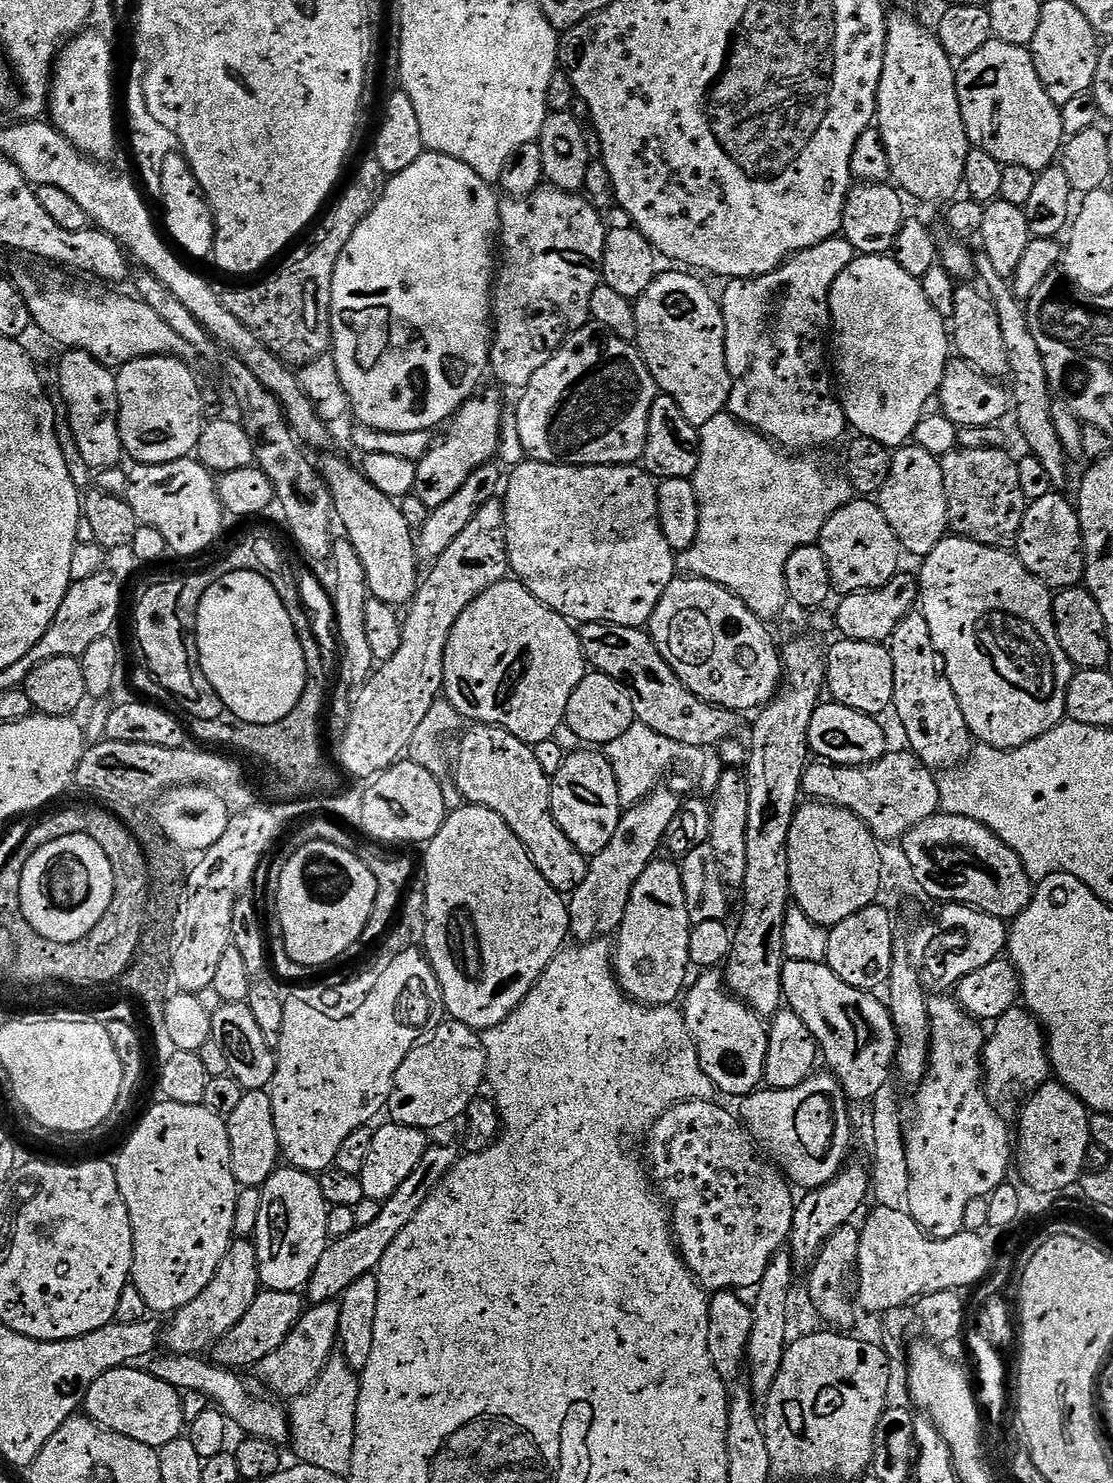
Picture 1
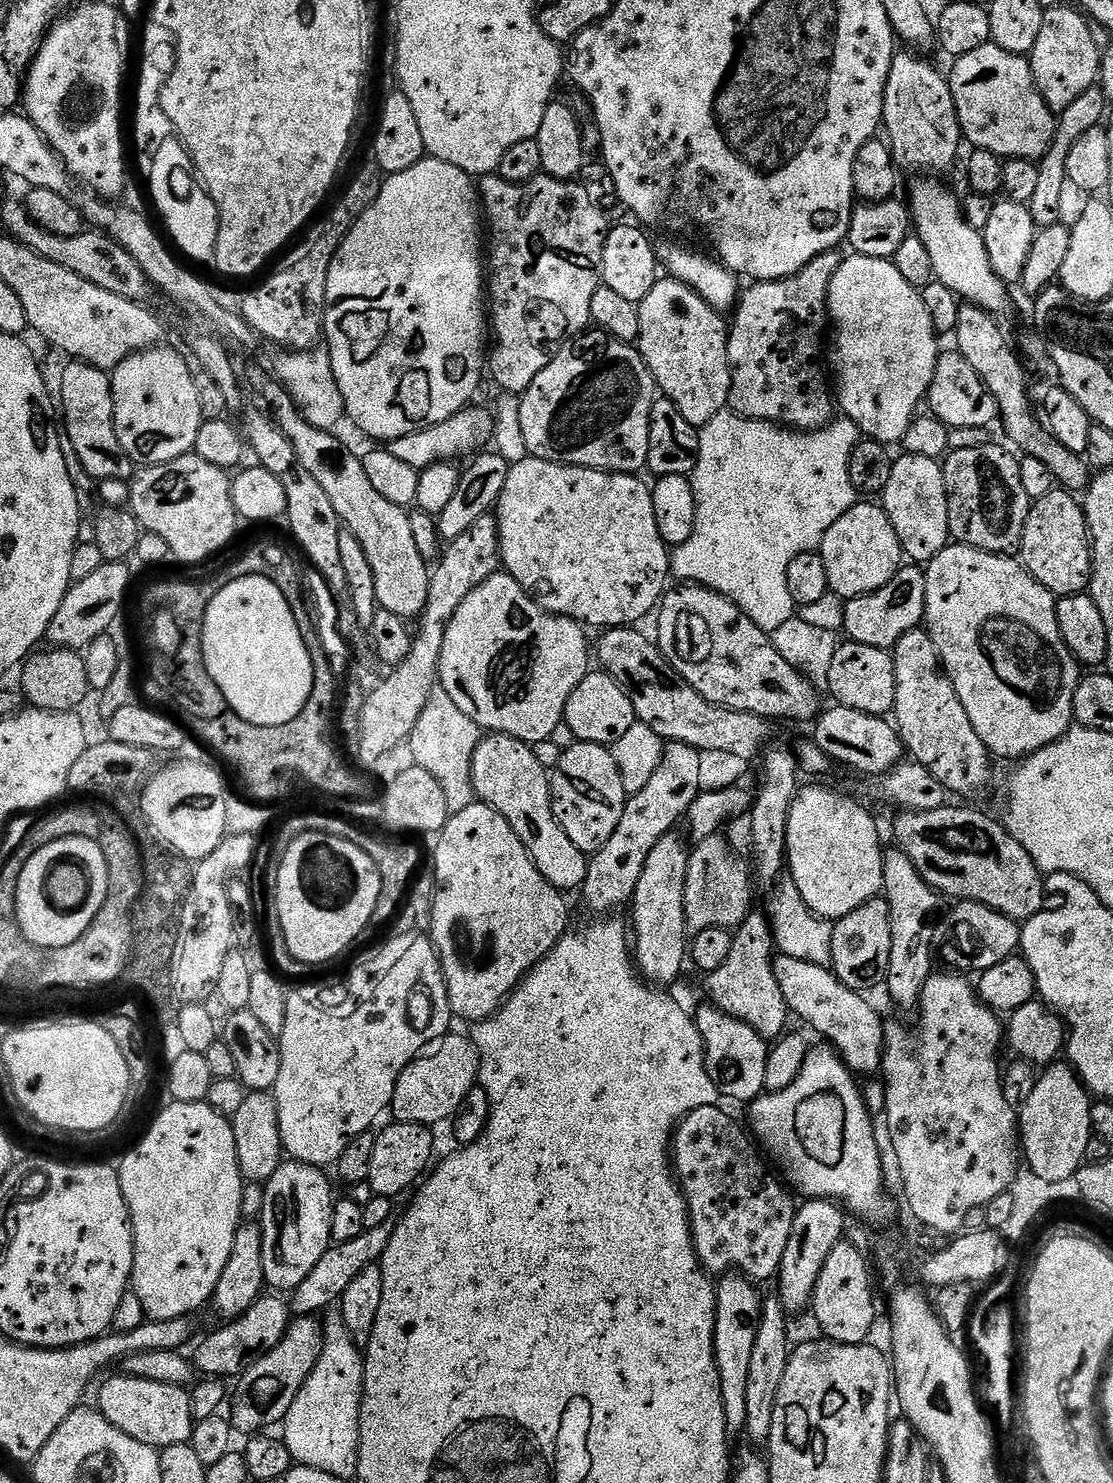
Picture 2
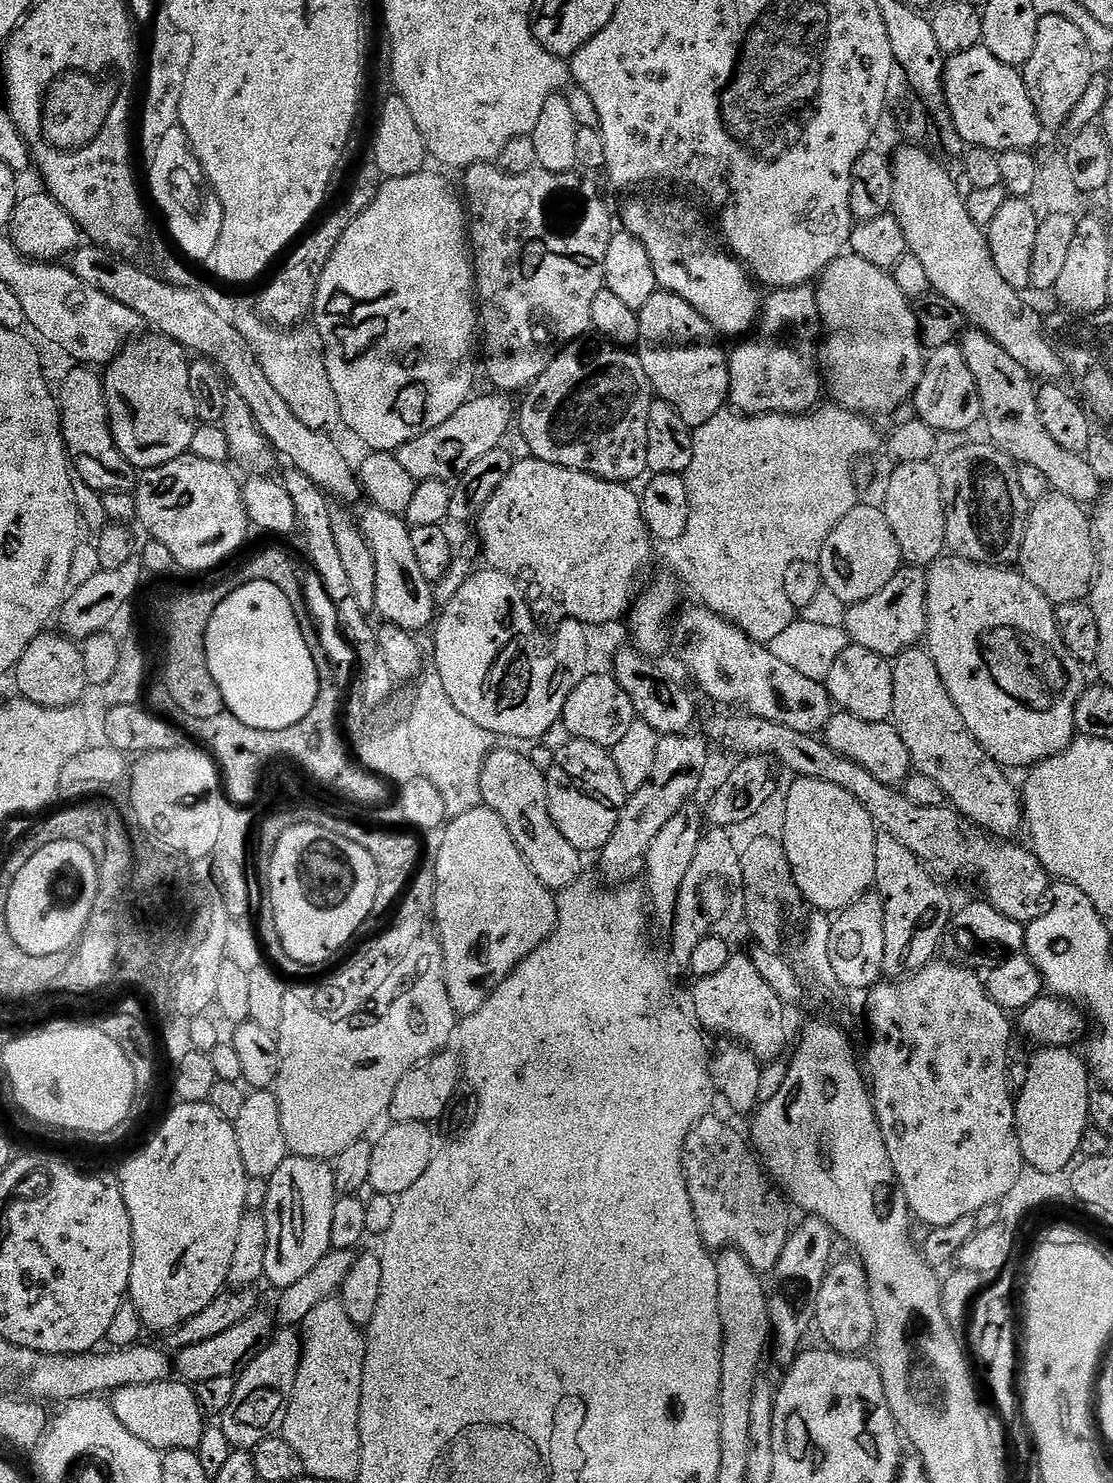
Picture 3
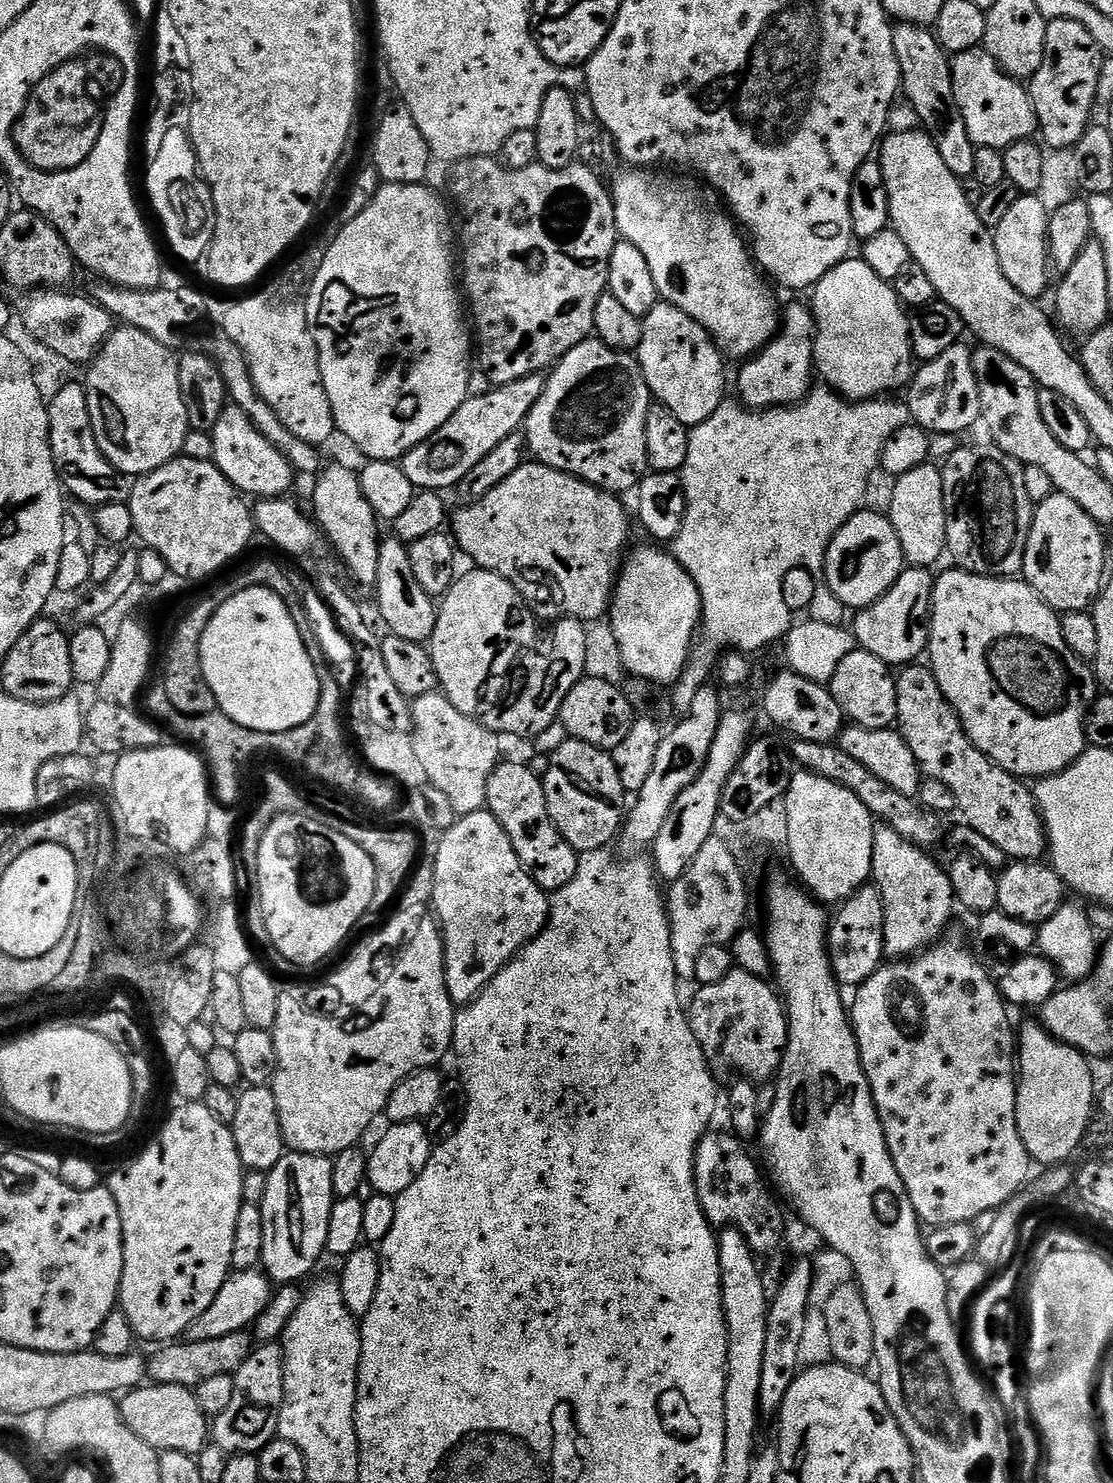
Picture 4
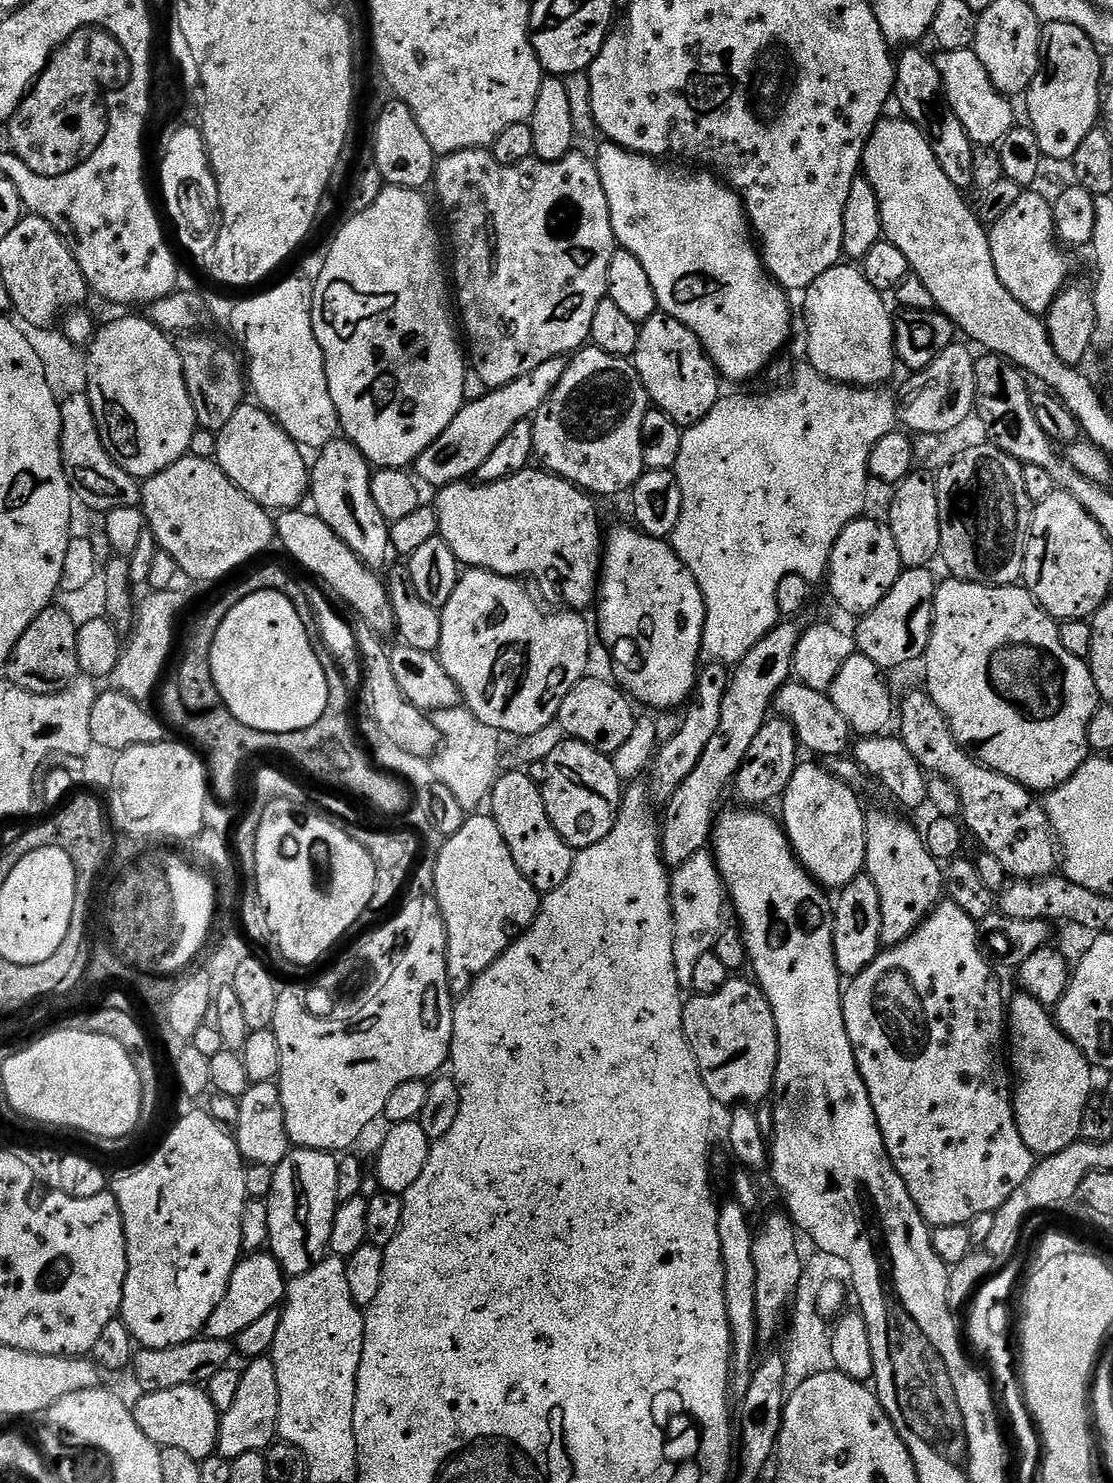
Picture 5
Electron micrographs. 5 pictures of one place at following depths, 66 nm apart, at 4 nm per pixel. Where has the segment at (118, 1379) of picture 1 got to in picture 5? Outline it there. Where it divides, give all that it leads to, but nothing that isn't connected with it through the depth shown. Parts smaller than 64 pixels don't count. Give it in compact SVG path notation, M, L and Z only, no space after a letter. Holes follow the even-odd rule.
M194 1384L174 1386L174 1390L146 1392L139 1398L141 1400L134 1404L134 1415L146 1438L150 1438L161 1448L183 1450L185 1454L190 1454L190 1458L199 1461L217 1455L222 1414L214 1406L214 1402L210 1402L203 1387Z

